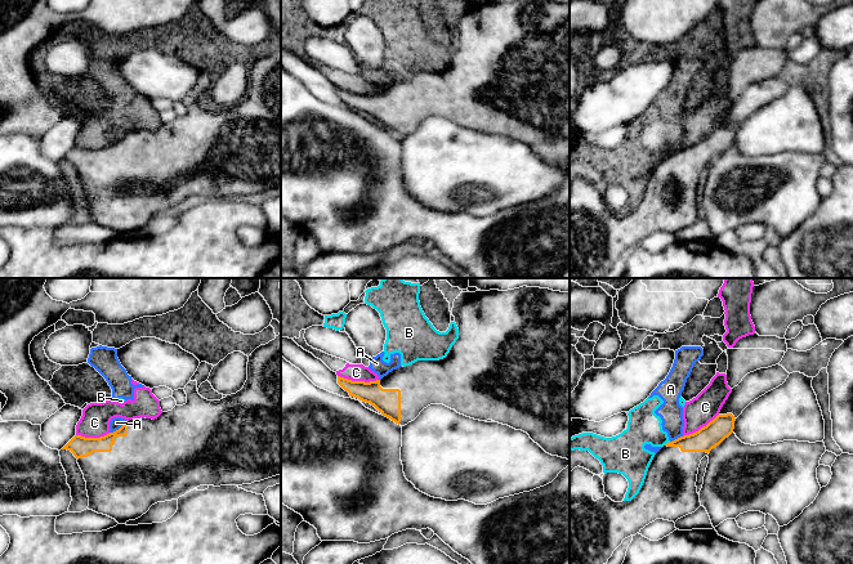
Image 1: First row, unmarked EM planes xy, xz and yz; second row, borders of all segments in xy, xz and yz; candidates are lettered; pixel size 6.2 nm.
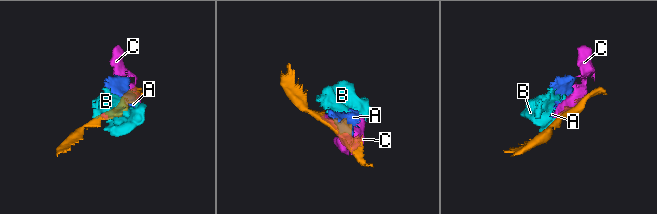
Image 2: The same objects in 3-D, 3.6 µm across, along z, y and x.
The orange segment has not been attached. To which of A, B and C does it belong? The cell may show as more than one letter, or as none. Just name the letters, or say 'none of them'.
none of them

